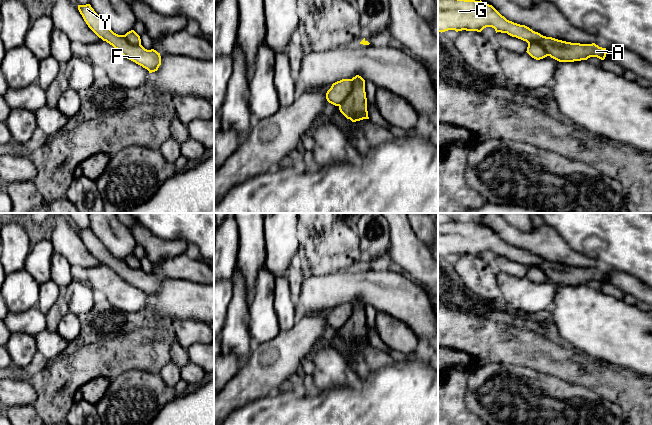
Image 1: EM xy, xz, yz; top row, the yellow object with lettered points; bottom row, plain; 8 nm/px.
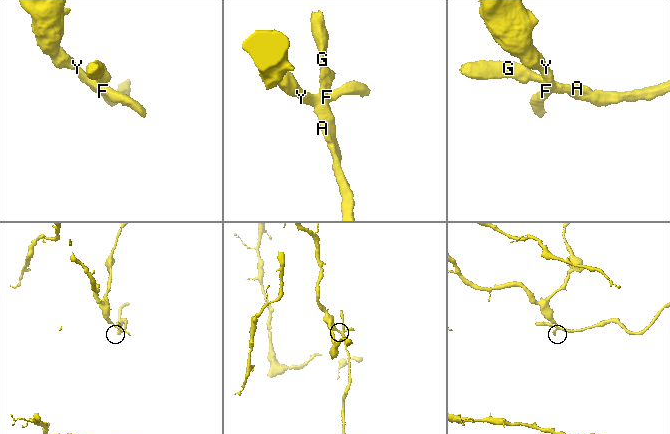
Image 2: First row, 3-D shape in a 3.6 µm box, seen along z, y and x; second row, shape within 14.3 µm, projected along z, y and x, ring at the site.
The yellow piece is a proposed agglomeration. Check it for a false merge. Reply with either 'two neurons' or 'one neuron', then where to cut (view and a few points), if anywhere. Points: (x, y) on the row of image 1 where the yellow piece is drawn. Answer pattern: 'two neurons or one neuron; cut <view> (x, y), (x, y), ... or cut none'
two neurons; cut xz (352, 79), (351, 92), (338, 105)

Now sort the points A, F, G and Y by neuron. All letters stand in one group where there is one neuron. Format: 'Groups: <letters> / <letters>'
Groups: A G / F Y

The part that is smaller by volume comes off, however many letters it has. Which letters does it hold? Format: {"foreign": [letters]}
{"foreign": ["A", "G"]}

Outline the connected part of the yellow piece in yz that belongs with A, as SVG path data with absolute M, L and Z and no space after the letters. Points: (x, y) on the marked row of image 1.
M438 0L438 32L481 32L492 27L496 33L507 33L523 41L540 43L551 58L559 62L574 62L597 57L604 60L606 48L595 43L580 44L546 37L525 25L507 20L492 5L475 0Z

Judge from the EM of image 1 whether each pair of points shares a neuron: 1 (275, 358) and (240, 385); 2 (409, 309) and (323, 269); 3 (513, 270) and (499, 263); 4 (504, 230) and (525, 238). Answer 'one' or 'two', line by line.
1: one
2: two
3: one
4: one

